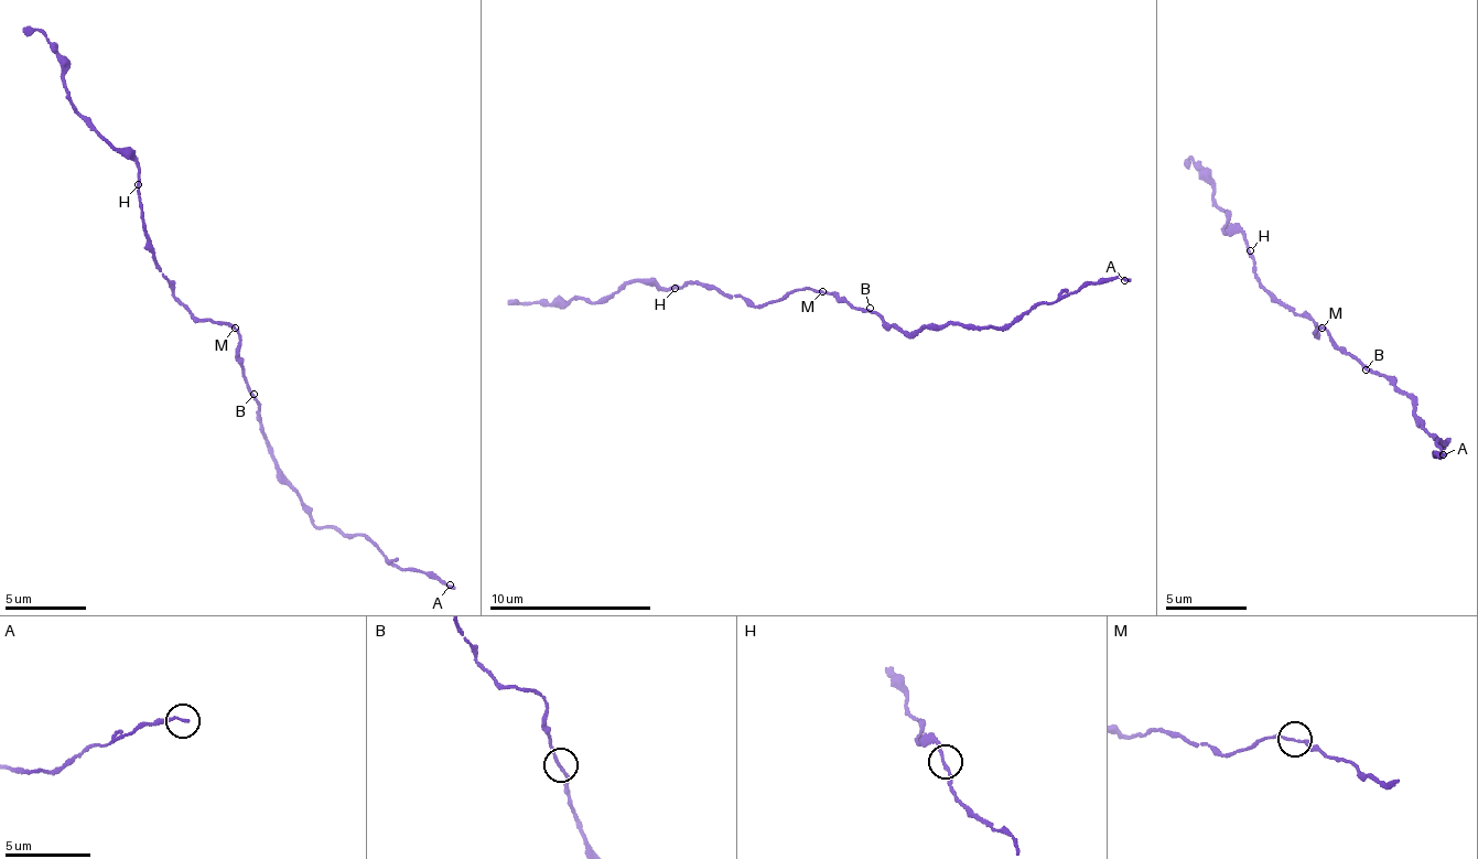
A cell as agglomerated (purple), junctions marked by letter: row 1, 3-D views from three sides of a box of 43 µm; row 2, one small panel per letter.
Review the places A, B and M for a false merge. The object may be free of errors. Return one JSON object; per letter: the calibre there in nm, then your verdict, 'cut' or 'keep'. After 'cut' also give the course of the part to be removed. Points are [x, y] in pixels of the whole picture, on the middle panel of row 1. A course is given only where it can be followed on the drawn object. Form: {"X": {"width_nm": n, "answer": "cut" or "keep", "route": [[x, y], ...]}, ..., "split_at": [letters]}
{"A": {"width_nm": 180, "answer": "keep"}, "B": {"width_nm": 160, "answer": "keep"}, "M": {"width_nm": 140, "answer": "keep"}, "split_at": []}

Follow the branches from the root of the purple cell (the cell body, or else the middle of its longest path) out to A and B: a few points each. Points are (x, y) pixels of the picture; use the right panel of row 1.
A: (1316, 330), (1414, 400), (1424, 432), (1442, 446), (1448, 438), (1437, 441), (1442, 450), (1435, 457), (1443, 454)
B: (1316, 330), (1319, 326), (1330, 334), (1330, 342), (1338, 350), (1359, 361), (1366, 369)

